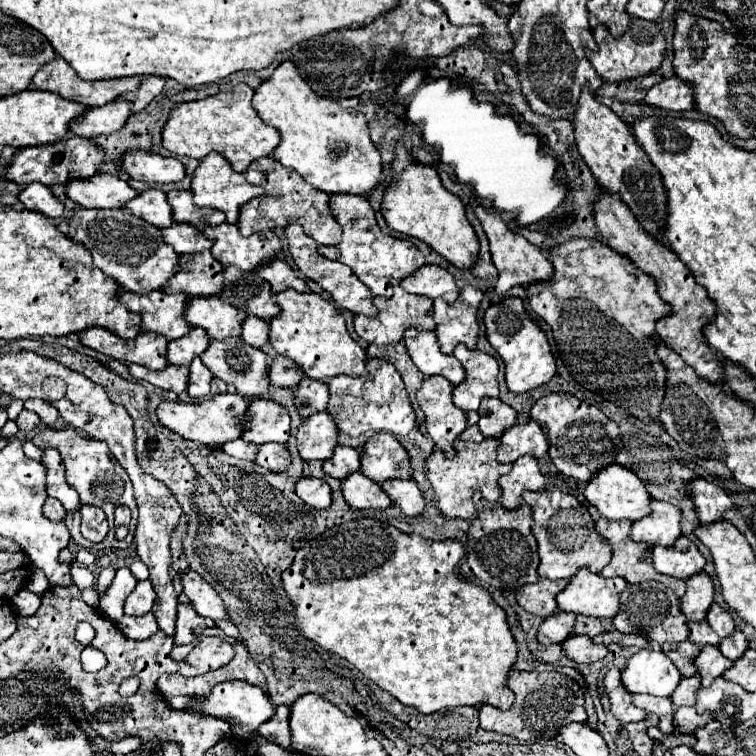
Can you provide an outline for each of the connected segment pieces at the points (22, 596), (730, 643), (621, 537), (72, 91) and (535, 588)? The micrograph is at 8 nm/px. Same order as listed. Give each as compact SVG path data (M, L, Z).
M21 589L13 597L13 607L17 615L33 615L39 609L39 603L41 603L41 595L31 595L31 591L27 589Z
M735 631L733 635L721 639L721 643L719 643L719 651L731 661L737 661L745 649L747 649L747 639L741 631Z
M599 519L595 523L595 529L597 533L601 535L603 541L607 541L613 549L613 557L611 557L611 563L599 573L601 577L609 579L609 577L623 577L627 583L633 583L633 585L639 585L643 581L659 581L663 585L667 585L669 589L675 591L677 597L683 597L685 593L685 581L683 579L675 579L675 577L669 577L669 575L661 575L653 569L653 559L651 559L651 545L649 543L635 543L631 541L629 537L629 529L631 529L631 521L623 519L623 521L607 521L607 519Z
M55 57L35 73L33 83L41 91L59 93L61 97L69 101L73 99L85 107L101 107L125 91L137 91L141 77L85 81L73 71L73 67L69 67L69 63L65 63L65 59Z
M539 579L537 583L525 585L517 591L515 599L517 603L525 609L531 611L537 617L549 617L557 611L555 597L557 593L565 587L565 579L561 581L549 581L549 579Z

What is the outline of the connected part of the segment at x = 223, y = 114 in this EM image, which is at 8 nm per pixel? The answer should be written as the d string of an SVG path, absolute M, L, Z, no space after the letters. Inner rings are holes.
M239 83L229 91L221 91L201 101L175 103L161 131L163 147L173 155L187 155L195 159L203 159L211 151L217 151L231 163L233 171L245 171L251 161L273 153L273 149L279 145L279 131L265 125L251 107L253 93L255 91L249 85Z

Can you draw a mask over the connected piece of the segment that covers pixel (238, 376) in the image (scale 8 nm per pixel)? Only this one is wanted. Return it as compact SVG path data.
M229 337L221 341L211 341L205 353L201 355L205 367L225 383L231 383L239 395L243 397L265 397L269 391L269 367L273 359L263 353L261 349L255 349L247 345L241 337Z

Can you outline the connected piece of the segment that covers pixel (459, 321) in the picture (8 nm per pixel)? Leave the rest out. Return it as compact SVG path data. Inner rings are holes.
M465 285L455 303L447 305L443 299L433 303L433 317L437 323L439 347L445 355L451 355L457 343L465 343L469 349L477 347L477 309L483 299L483 291L473 285Z

